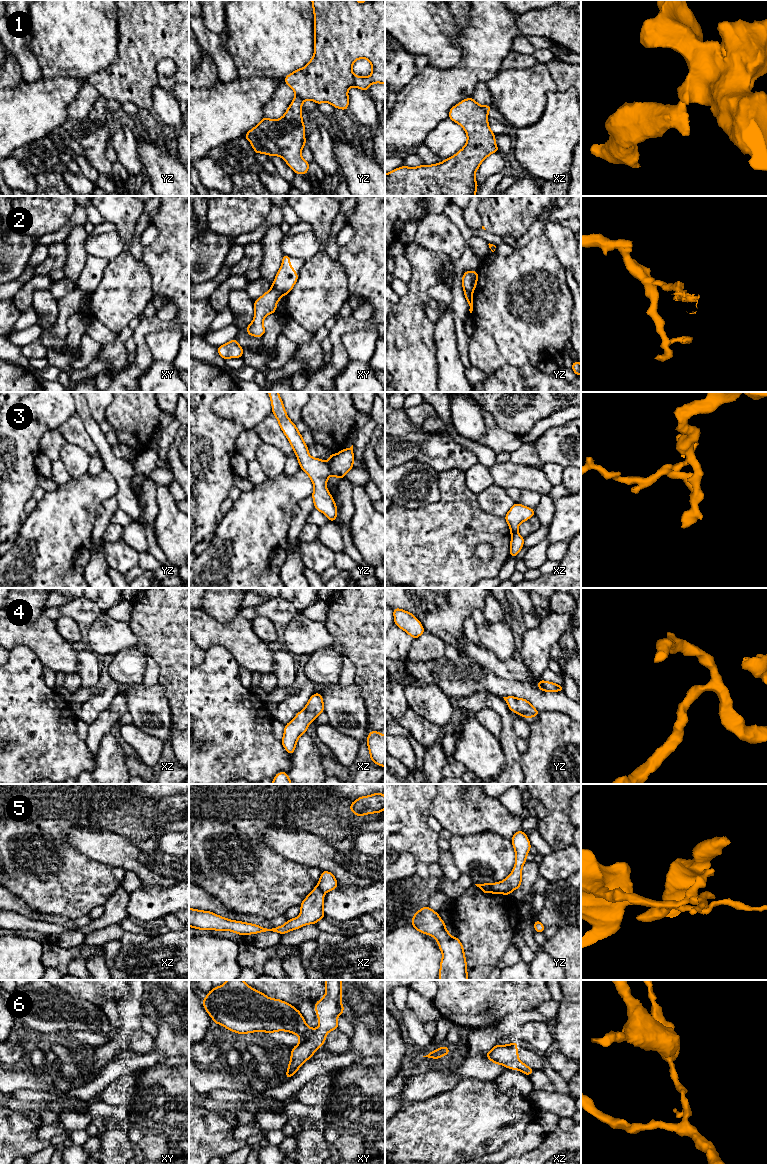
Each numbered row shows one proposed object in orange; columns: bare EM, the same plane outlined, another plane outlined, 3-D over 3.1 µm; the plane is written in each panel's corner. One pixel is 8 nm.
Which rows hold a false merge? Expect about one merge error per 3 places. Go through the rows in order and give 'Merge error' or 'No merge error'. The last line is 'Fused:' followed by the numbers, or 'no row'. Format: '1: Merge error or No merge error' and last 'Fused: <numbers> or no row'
1: Merge error
2: Merge error
3: Merge error
4: No merge error
5: Merge error
6: Merge error
Fused: 1, 2, 3, 5, 6

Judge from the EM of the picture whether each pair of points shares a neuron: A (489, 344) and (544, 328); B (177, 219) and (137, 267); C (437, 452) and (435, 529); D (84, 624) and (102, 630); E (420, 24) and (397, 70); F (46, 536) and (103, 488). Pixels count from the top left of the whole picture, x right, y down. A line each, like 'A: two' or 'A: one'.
A: one
B: two
C: two
D: two
E: two
F: one

